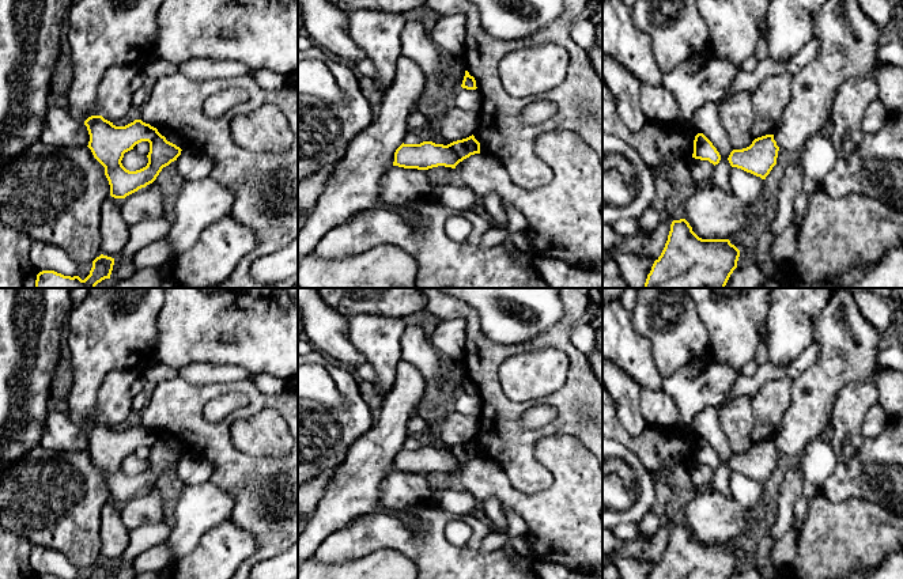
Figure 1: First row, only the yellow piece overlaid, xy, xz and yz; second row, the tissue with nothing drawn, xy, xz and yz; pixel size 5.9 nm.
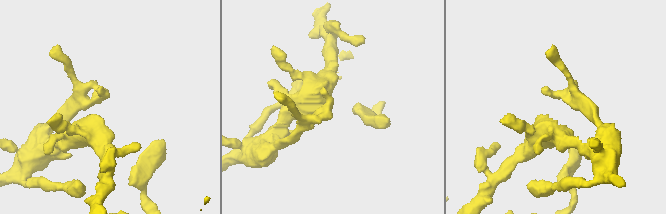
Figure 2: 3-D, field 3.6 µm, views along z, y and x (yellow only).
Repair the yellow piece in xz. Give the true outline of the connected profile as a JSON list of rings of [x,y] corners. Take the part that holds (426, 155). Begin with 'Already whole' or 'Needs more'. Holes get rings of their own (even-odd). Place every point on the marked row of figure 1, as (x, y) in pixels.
Already whole. [[[475,136],[453,141],[447,145],[423,141],[420,144],[401,144],[394,152],[393,166],[404,169],[428,170],[438,166],[452,167],[480,154],[480,143]]]

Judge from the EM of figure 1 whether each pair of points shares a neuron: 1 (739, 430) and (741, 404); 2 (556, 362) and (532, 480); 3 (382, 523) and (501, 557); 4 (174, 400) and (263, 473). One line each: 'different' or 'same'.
1: same
2: different
3: same
4: same

